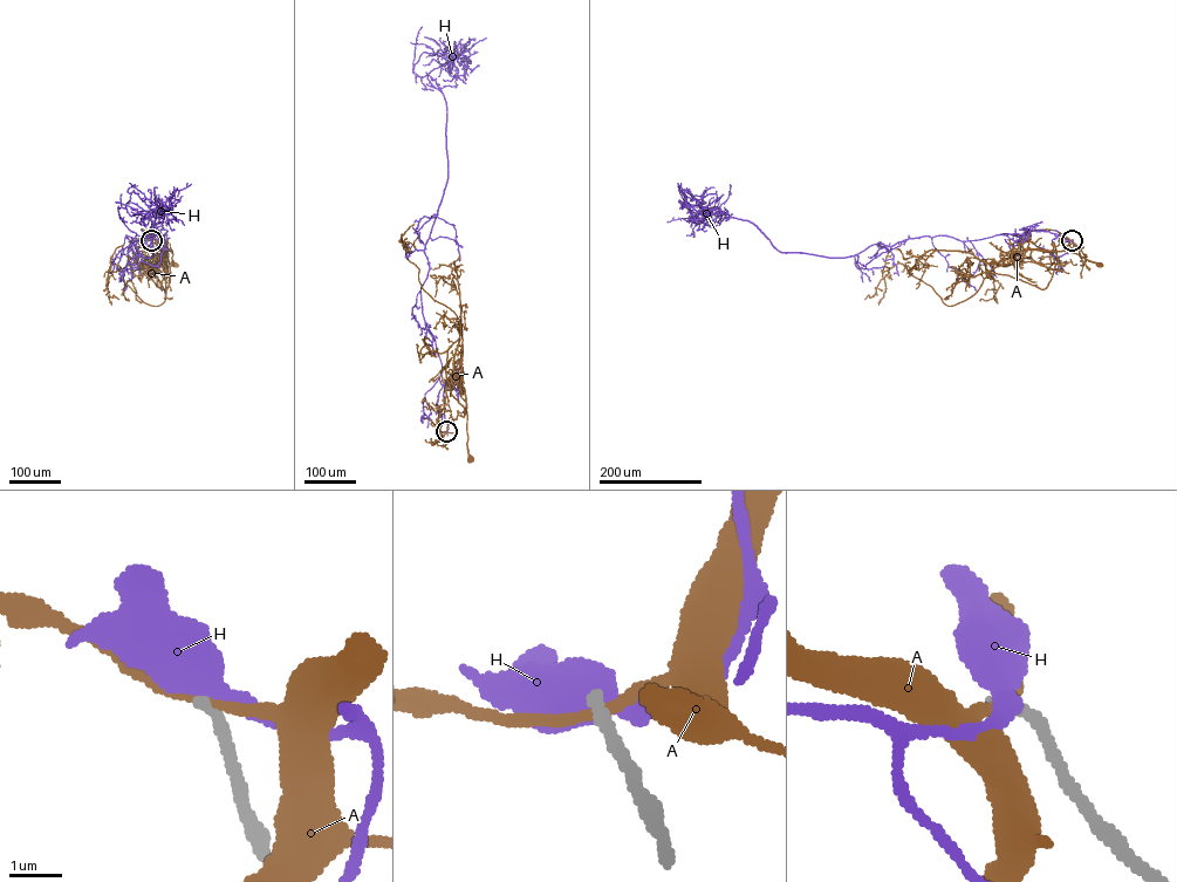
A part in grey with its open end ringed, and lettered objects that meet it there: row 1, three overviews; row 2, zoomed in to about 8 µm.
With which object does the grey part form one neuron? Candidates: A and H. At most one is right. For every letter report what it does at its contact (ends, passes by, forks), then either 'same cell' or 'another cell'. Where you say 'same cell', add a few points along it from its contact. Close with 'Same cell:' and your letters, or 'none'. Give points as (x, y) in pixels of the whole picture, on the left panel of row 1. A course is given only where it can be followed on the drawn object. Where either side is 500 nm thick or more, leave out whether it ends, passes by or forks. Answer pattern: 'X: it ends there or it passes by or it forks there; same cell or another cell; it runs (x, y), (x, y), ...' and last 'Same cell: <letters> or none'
A: it passes by; another cell
H: it passes by; another cell
Same cell: none

